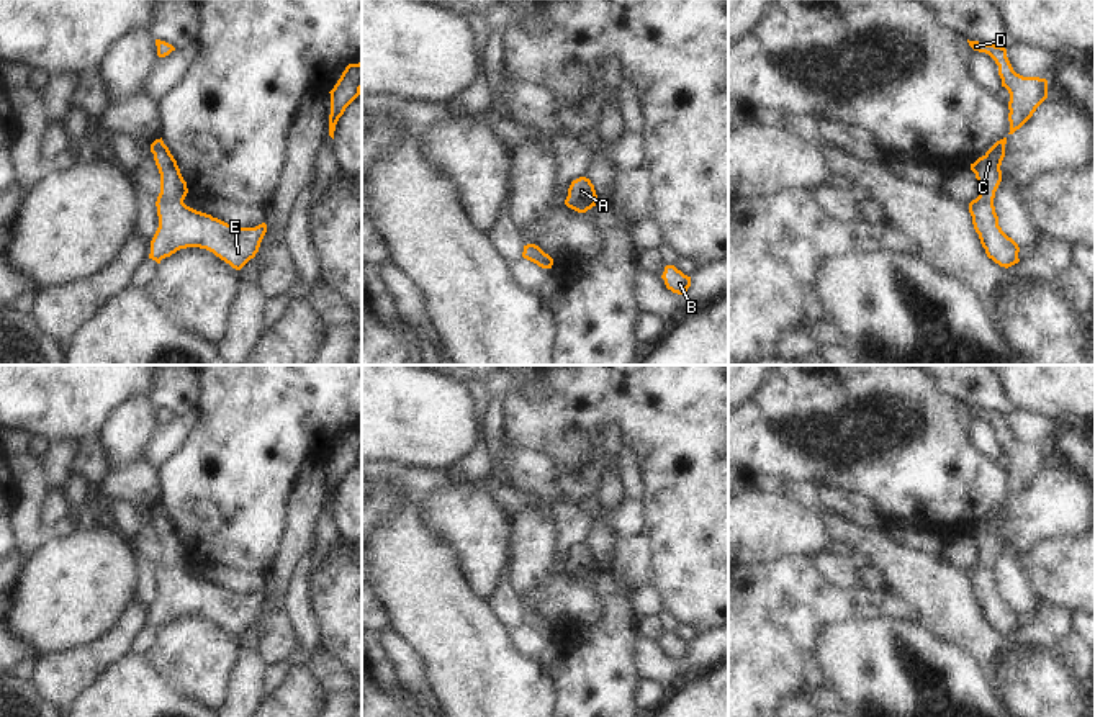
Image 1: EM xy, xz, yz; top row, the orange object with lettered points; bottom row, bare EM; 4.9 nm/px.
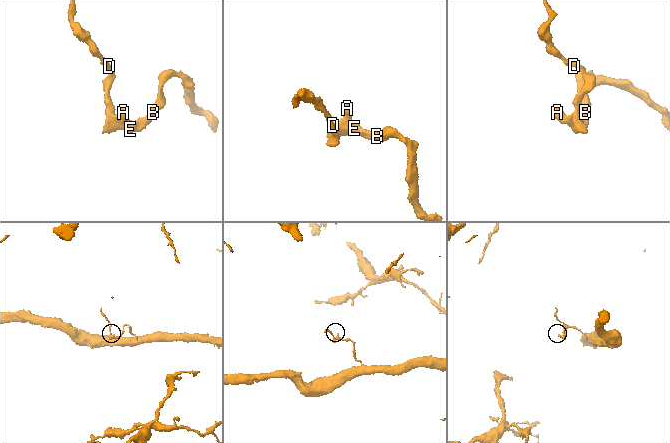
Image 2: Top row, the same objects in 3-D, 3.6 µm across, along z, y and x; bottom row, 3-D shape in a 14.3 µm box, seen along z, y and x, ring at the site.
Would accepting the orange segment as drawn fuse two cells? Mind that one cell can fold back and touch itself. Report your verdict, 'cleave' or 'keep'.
keep

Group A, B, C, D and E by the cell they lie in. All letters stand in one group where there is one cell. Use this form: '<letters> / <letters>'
A B C D E

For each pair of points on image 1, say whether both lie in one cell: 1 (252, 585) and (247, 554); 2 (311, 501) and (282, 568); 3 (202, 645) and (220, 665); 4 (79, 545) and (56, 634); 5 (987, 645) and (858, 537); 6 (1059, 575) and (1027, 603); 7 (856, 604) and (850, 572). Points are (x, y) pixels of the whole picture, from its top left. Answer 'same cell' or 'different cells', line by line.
1: different cells
2: same cell
3: same cell
4: same cell
5: same cell
6: different cells
7: different cells

